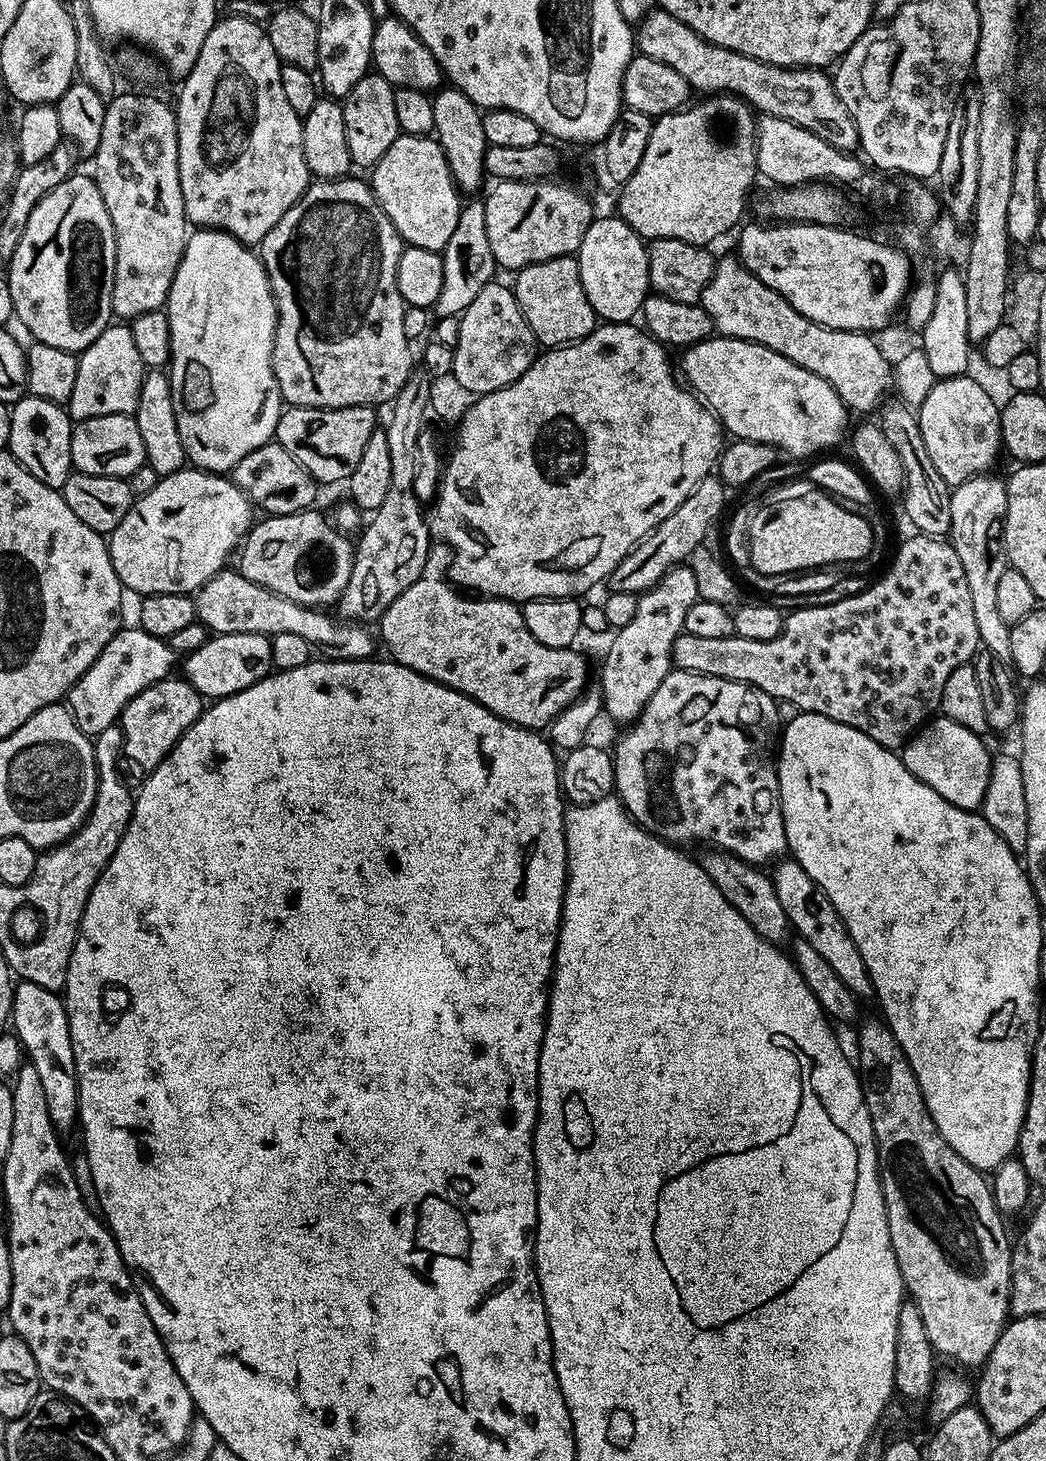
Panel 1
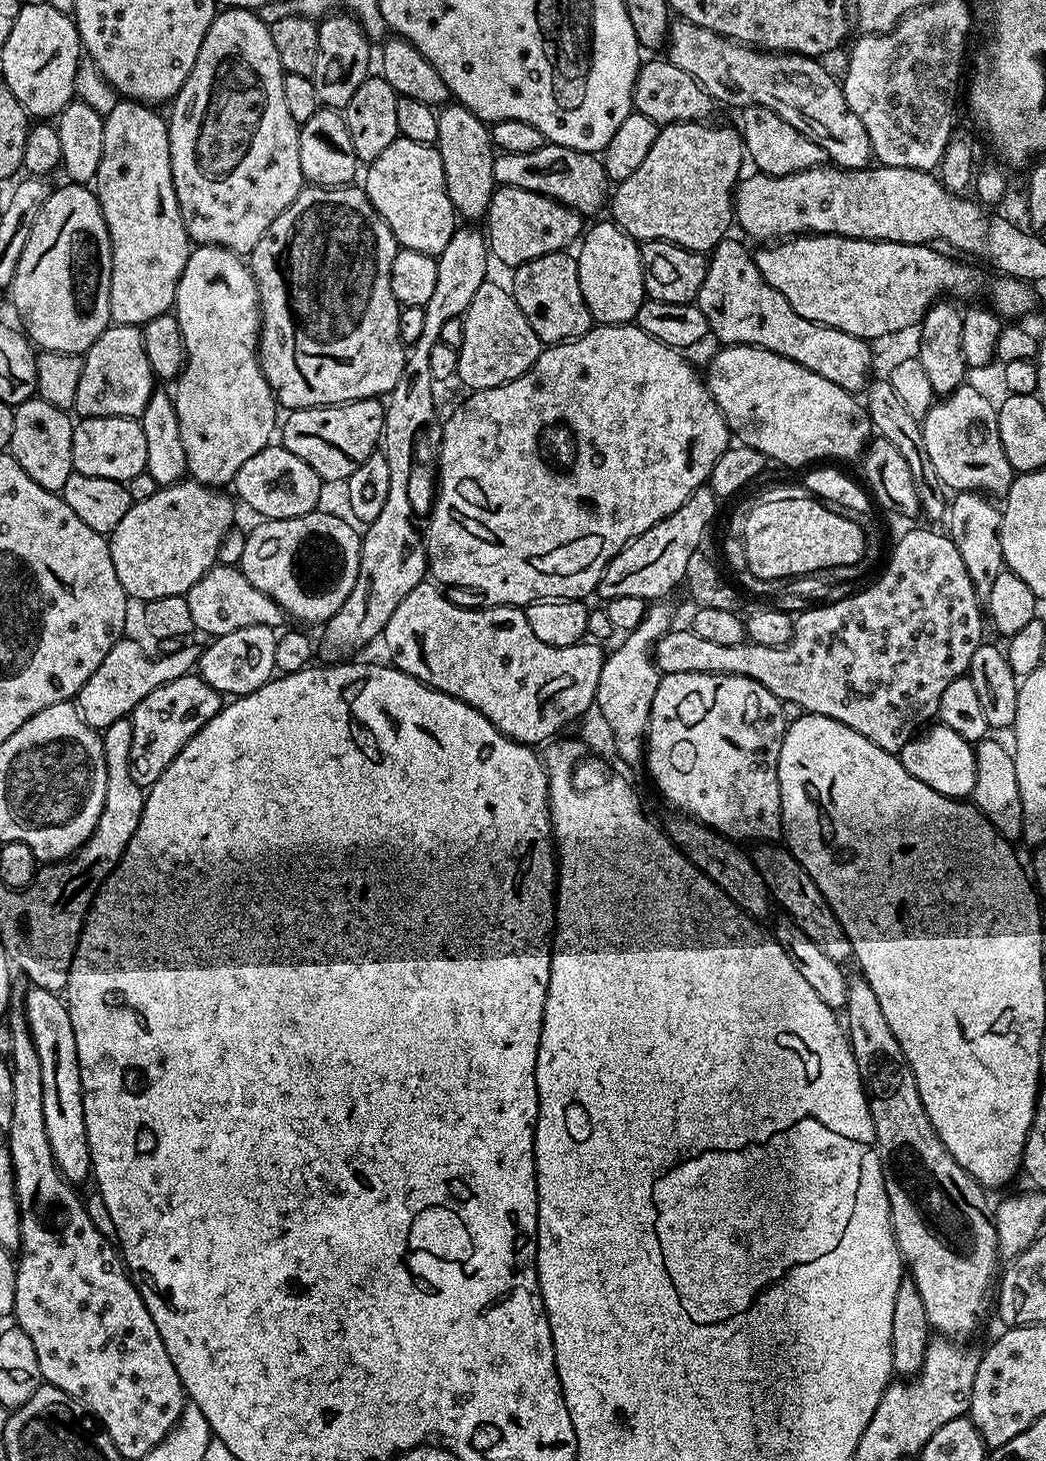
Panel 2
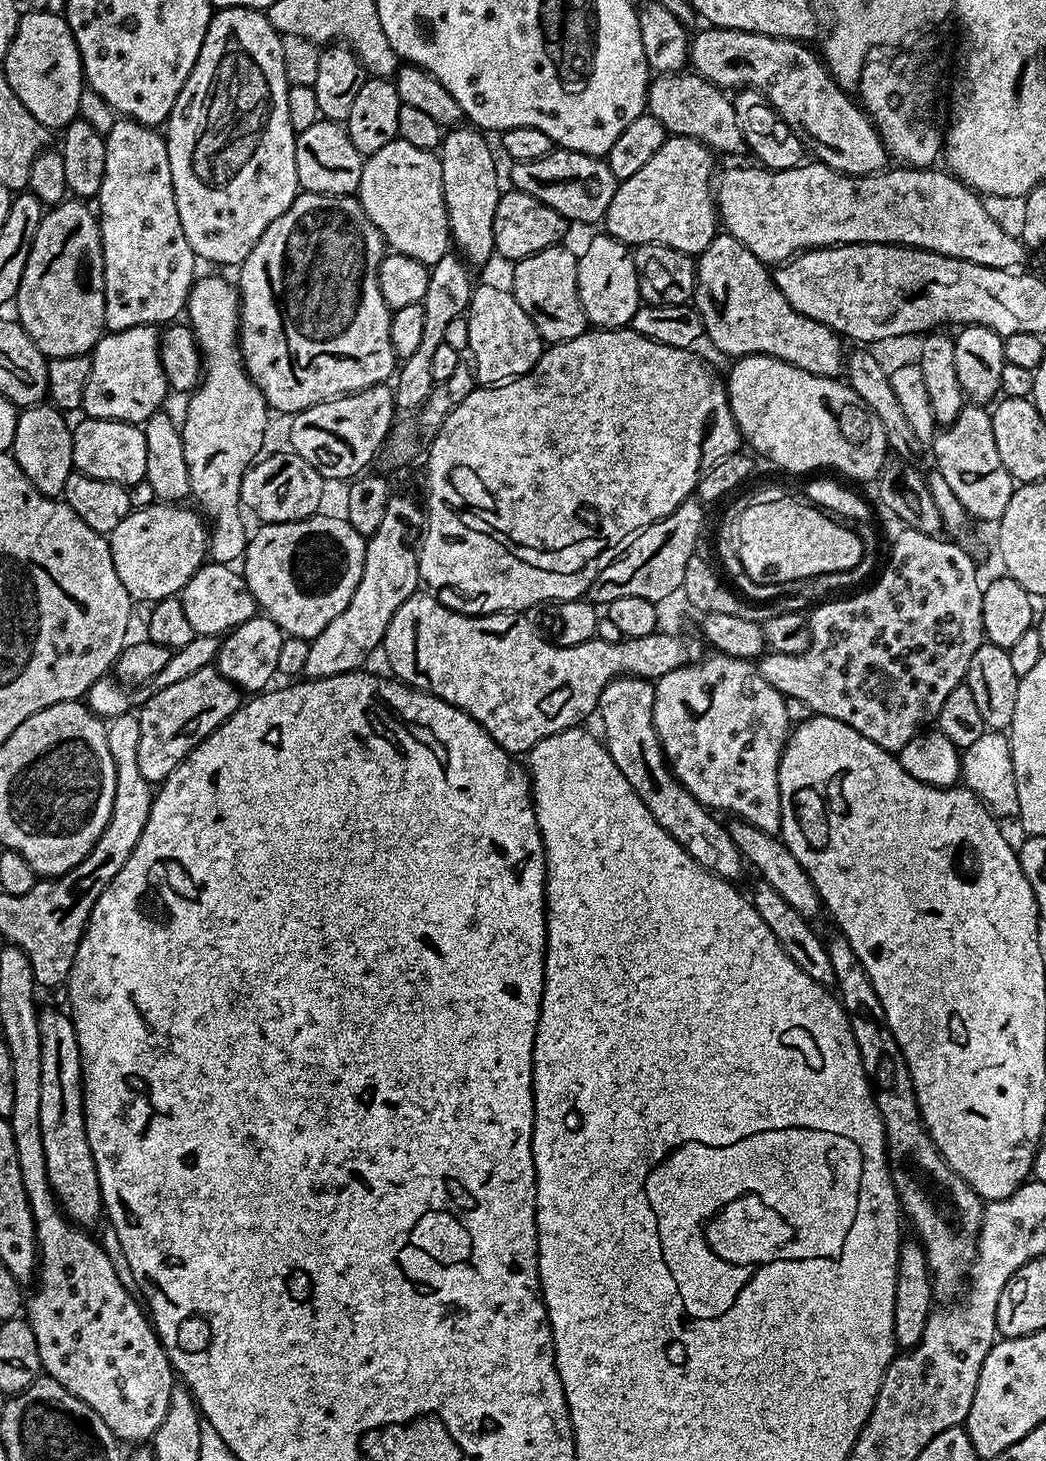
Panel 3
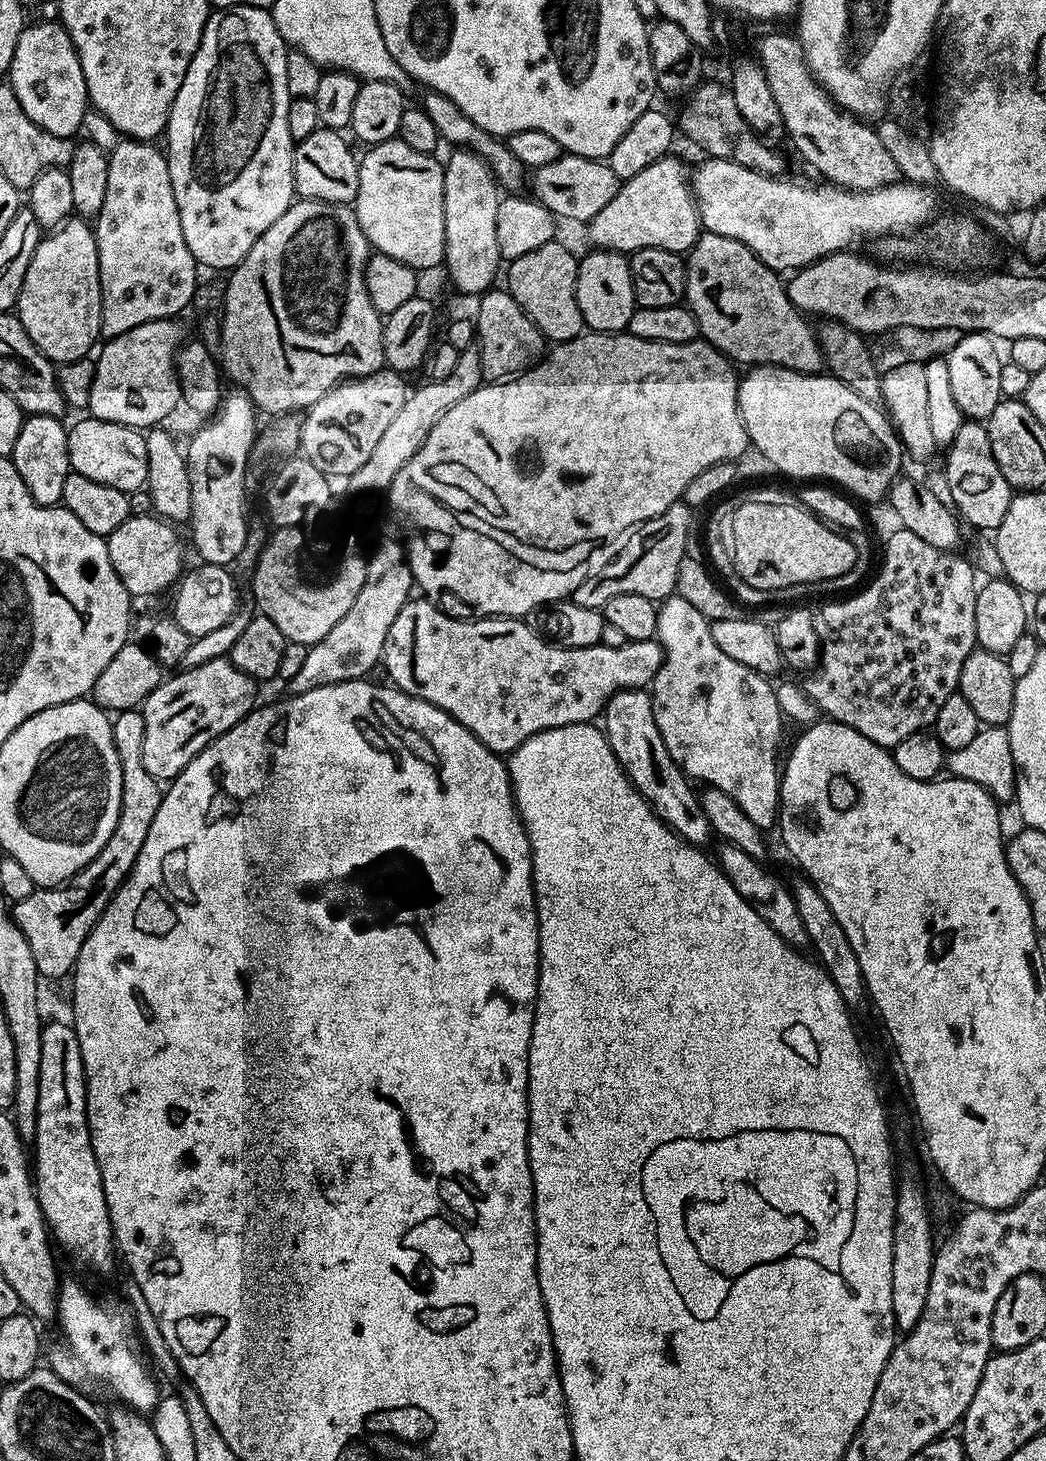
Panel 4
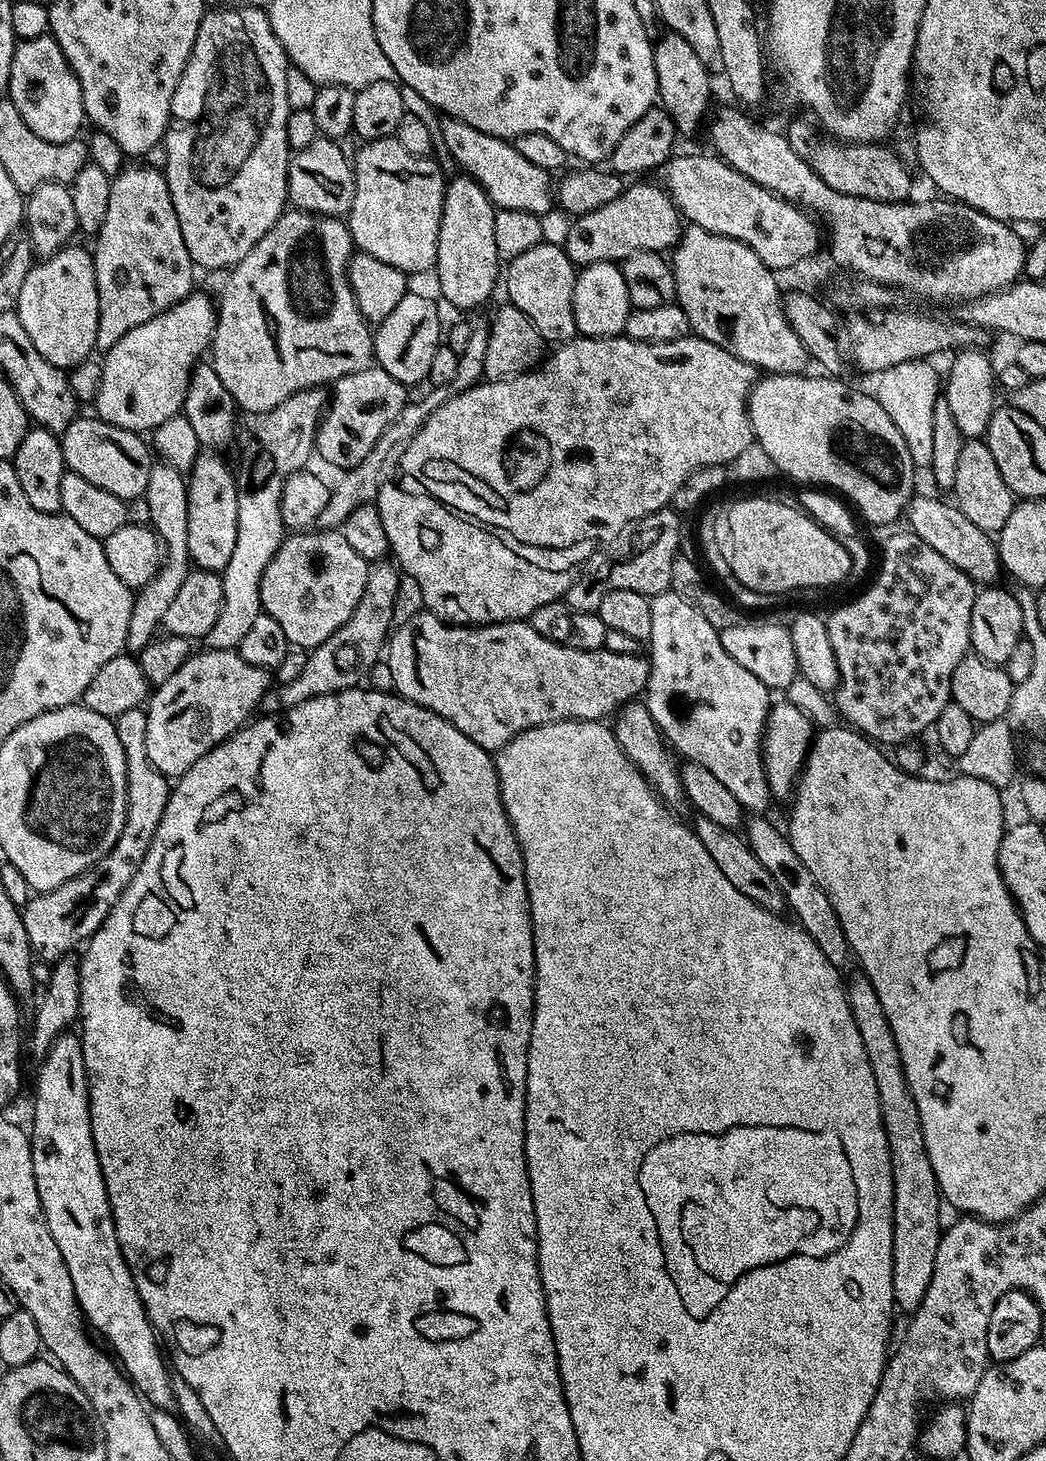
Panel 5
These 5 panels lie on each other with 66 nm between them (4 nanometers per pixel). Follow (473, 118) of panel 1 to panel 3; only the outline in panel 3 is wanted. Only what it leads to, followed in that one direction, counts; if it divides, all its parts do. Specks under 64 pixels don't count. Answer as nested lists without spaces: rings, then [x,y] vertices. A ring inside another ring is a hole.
[[[456,126],[443,133],[438,155],[442,166],[442,190],[448,211],[450,240],[455,251],[469,265],[475,266],[493,259],[496,250],[494,210],[498,210],[502,187],[500,188],[500,176],[496,173],[496,160],[488,145],[489,137],[475,127],[464,127]]]

